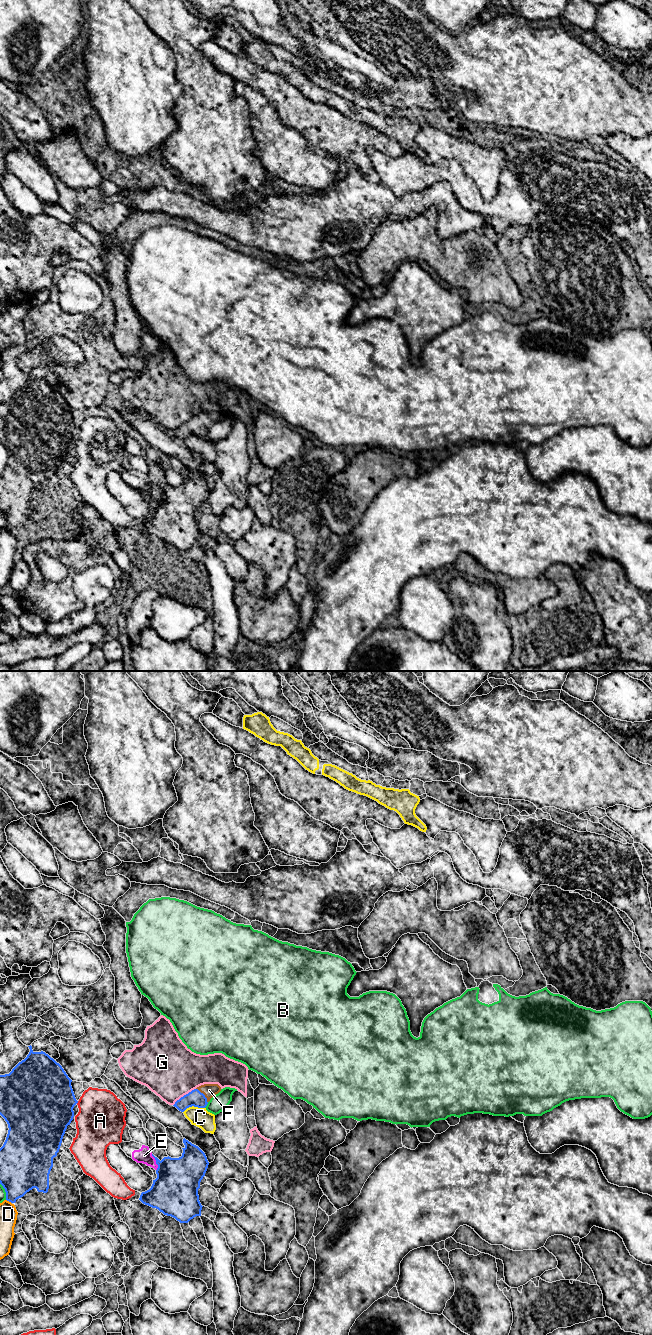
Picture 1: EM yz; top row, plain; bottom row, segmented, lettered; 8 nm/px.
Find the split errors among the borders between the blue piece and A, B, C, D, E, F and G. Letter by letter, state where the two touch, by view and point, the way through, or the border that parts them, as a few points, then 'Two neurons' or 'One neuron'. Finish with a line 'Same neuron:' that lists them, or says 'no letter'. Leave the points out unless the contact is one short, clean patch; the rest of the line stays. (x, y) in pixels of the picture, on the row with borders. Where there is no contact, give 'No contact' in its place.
A: Touches blue at yz (77, 1102). Two neurons
B: Touches blue at yz (5, 1191). Two neurons
C: Touches blue at yz (193, 1105). Two neurons
D: Touches blue at yz (9, 1201). Two neurons
E: Touches blue at yz (156, 1162). Boundary: yz (151, 1154), (157, 1165), (156, 1170). Two neurons
F: Touches blue at yz (204, 1095). Path across: yz (195, 1098), (204, 1095), (209, 1090). One neuron
G: Touches blue at yz (184, 1095). Boundary: yz (195, 1088), (181, 1096), (173, 1105). Two neurons
Same neuron: F

